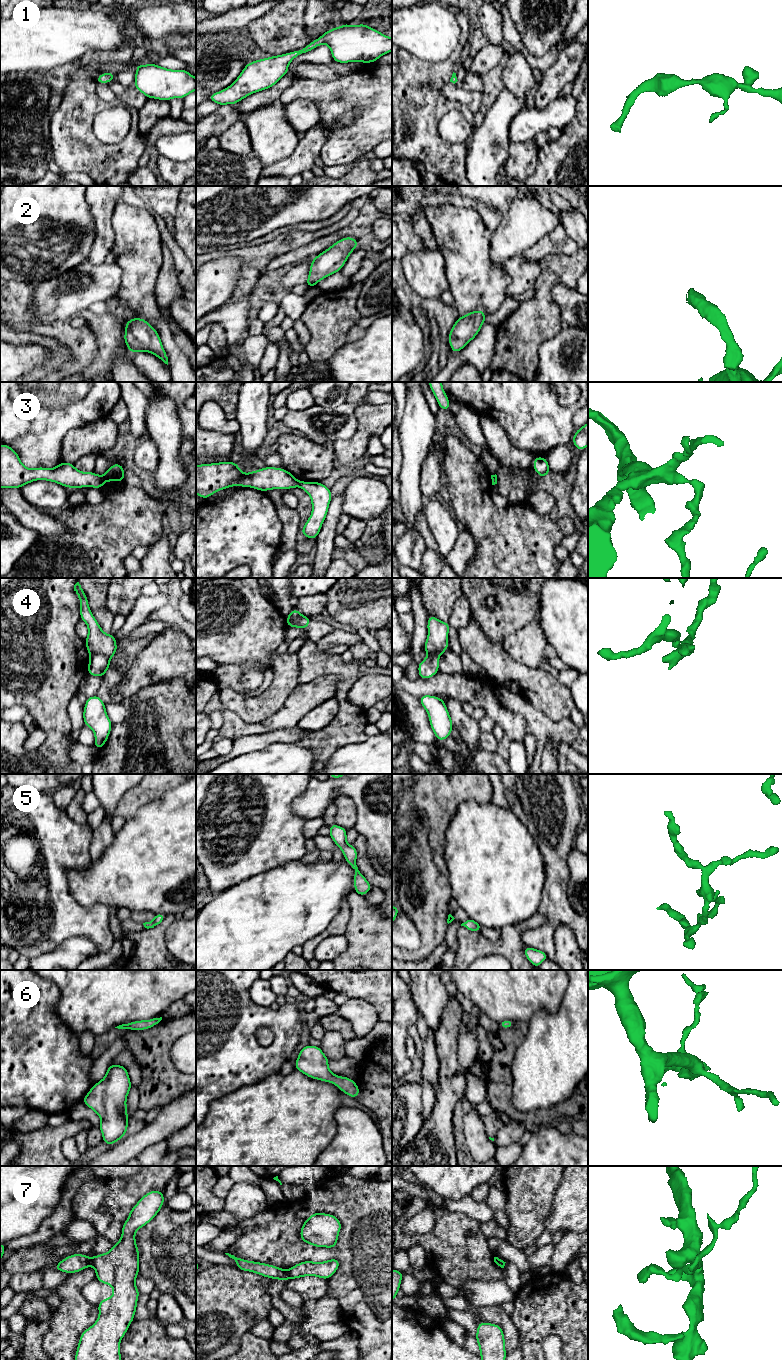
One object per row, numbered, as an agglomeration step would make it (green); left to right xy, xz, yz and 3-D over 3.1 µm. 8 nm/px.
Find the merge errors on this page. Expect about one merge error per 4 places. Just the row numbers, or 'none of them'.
3, 4, 7

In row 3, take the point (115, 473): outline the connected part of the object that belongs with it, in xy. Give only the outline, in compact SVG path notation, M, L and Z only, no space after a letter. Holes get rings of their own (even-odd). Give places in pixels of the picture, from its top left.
M114 463L102 476L104 481L125 481L124 467L119 463Z

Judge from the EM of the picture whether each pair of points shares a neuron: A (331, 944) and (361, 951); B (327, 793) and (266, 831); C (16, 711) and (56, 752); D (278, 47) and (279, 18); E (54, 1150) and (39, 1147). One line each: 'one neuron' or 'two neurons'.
A: two neurons
B: two neurons
C: two neurons
D: one neuron
E: one neuron

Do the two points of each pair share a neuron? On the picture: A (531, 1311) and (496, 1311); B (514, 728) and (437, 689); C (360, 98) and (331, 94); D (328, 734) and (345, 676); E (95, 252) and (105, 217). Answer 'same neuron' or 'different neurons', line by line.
A: different neurons
B: same neuron
C: same neuron
D: same neuron
E: same neuron

